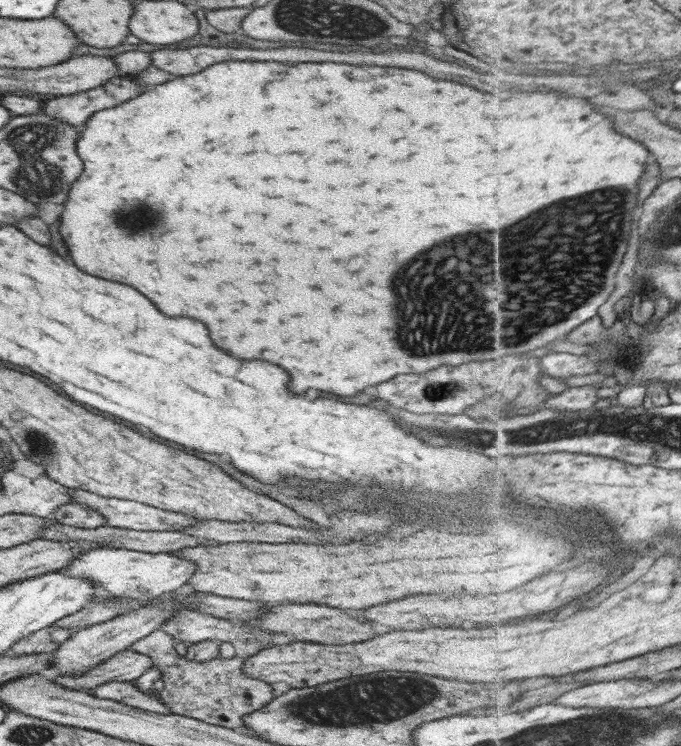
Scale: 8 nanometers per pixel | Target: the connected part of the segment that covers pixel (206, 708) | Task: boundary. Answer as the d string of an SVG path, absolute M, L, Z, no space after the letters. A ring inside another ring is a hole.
M159 628L140 638L129 648L143 656L149 656L161 670L160 680L164 685L159 691L158 698L171 714L233 730L237 722L241 722L242 717L259 710L271 700L271 685L243 675L241 666L244 660L239 656L231 658L217 656L211 660L195 662L178 656L174 644L172 637Z

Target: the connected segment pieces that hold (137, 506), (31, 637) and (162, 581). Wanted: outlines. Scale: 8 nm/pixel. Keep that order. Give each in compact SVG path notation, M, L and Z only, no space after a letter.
M66 488L71 502L81 503L82 506L89 506L92 510L96 510L103 517L105 517L105 524L113 528L121 528L127 530L137 531L181 531L187 526L197 524L200 518L194 516L186 516L179 512L167 512L159 508L149 507L146 504L141 504L132 500L119 500L115 498L105 498L87 491L75 490L75 488Z
M49 625L17 640L16 643L11 645L9 653L13 655L51 653L61 642L67 640L72 633L71 629Z
M106 546L81 552L61 571L71 577L93 581L93 585L107 590L111 597L149 602L187 583L192 578L195 568L197 565L193 561L172 553L148 553Z

